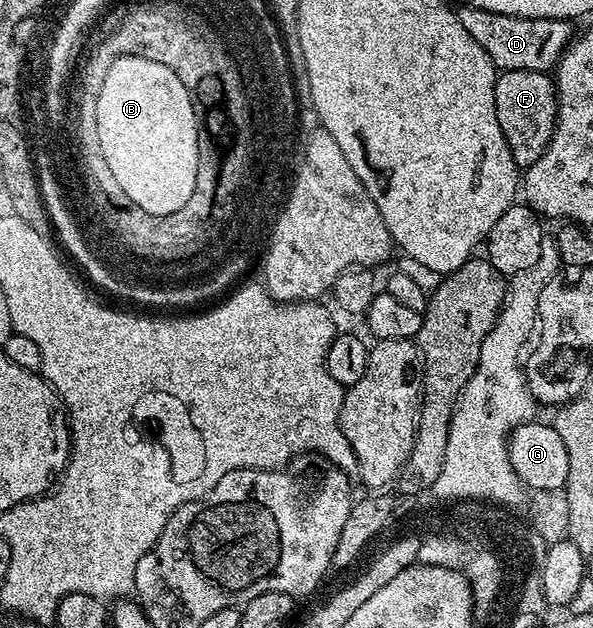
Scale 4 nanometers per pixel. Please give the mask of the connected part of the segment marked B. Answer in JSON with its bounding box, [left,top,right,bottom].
[92,55,200,216]

